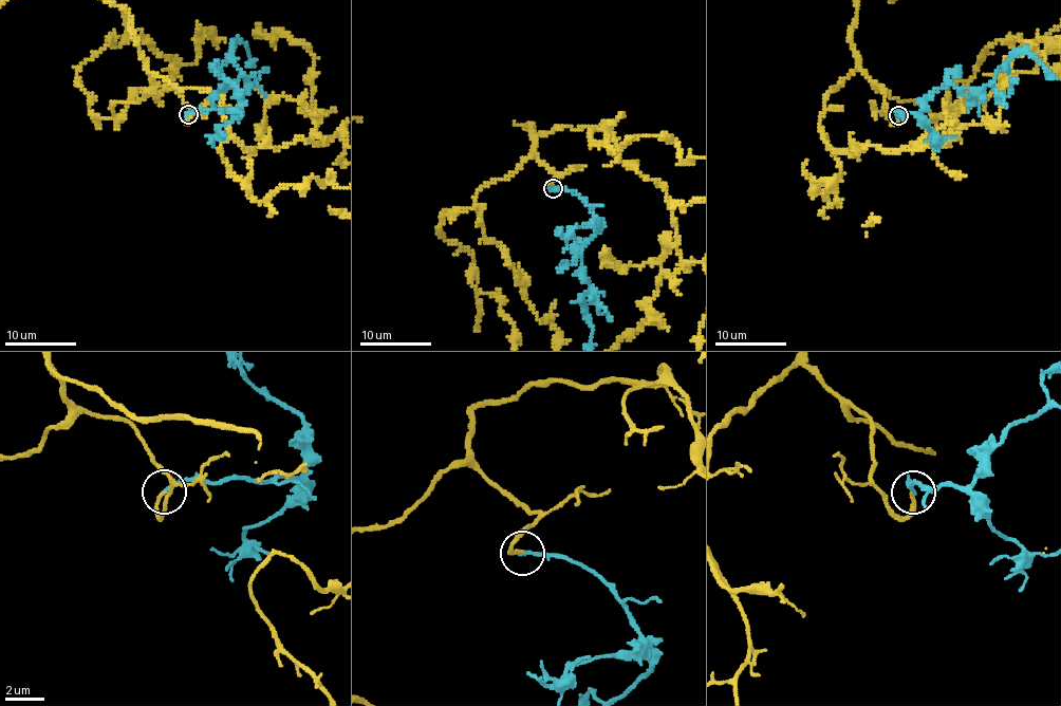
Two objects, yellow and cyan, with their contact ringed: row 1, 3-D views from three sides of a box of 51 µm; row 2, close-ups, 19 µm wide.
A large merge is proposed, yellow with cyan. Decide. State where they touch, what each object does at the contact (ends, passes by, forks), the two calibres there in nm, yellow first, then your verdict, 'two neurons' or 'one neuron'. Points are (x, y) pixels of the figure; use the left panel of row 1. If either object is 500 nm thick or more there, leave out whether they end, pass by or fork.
at (188, 114); yellow ends there; cyan ends there; 190 nm thick on the yellow side, 190 nm on the other; one neuron

